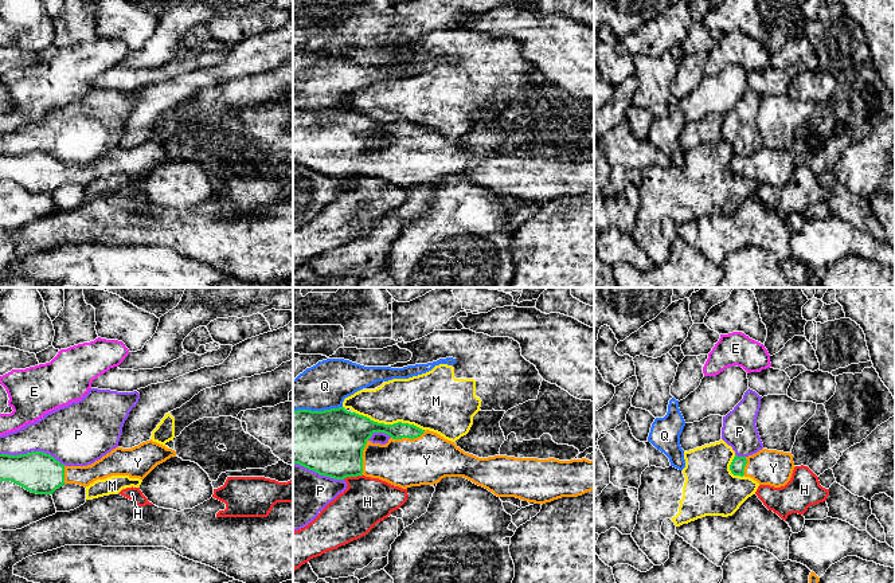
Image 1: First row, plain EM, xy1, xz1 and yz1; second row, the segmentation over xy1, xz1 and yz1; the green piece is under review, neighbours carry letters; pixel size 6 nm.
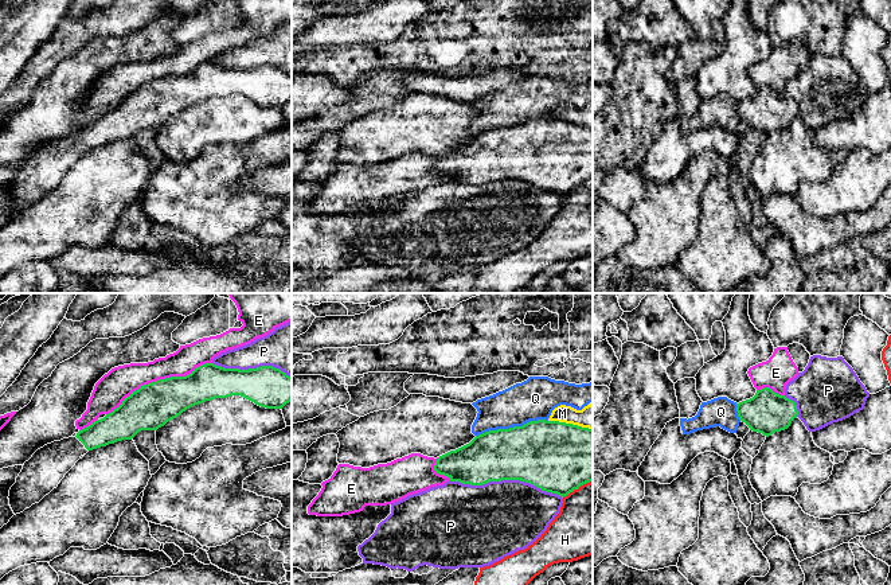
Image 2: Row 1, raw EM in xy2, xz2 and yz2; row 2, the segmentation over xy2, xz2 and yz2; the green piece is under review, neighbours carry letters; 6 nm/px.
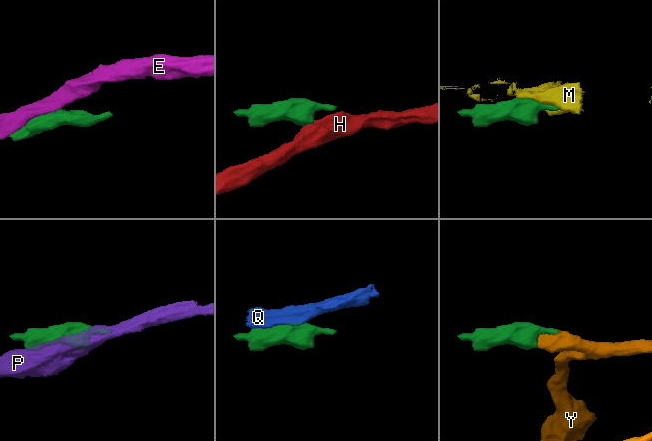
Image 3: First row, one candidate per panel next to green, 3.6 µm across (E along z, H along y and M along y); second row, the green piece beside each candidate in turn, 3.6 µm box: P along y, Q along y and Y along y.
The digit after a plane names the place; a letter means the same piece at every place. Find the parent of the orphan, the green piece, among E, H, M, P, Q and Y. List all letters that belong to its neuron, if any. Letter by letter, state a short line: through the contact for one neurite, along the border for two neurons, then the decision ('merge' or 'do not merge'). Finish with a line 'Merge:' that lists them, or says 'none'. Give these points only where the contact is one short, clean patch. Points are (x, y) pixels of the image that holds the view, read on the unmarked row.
E: do not merge
H: xz1 (362, 173), (343, 177) | do not merge
M: do not merge
P: do not merge
Q: do not merge
Y: xz1 (367, 126), (390, 128), (407, 136), (426, 159) | merge
Merge: Y

